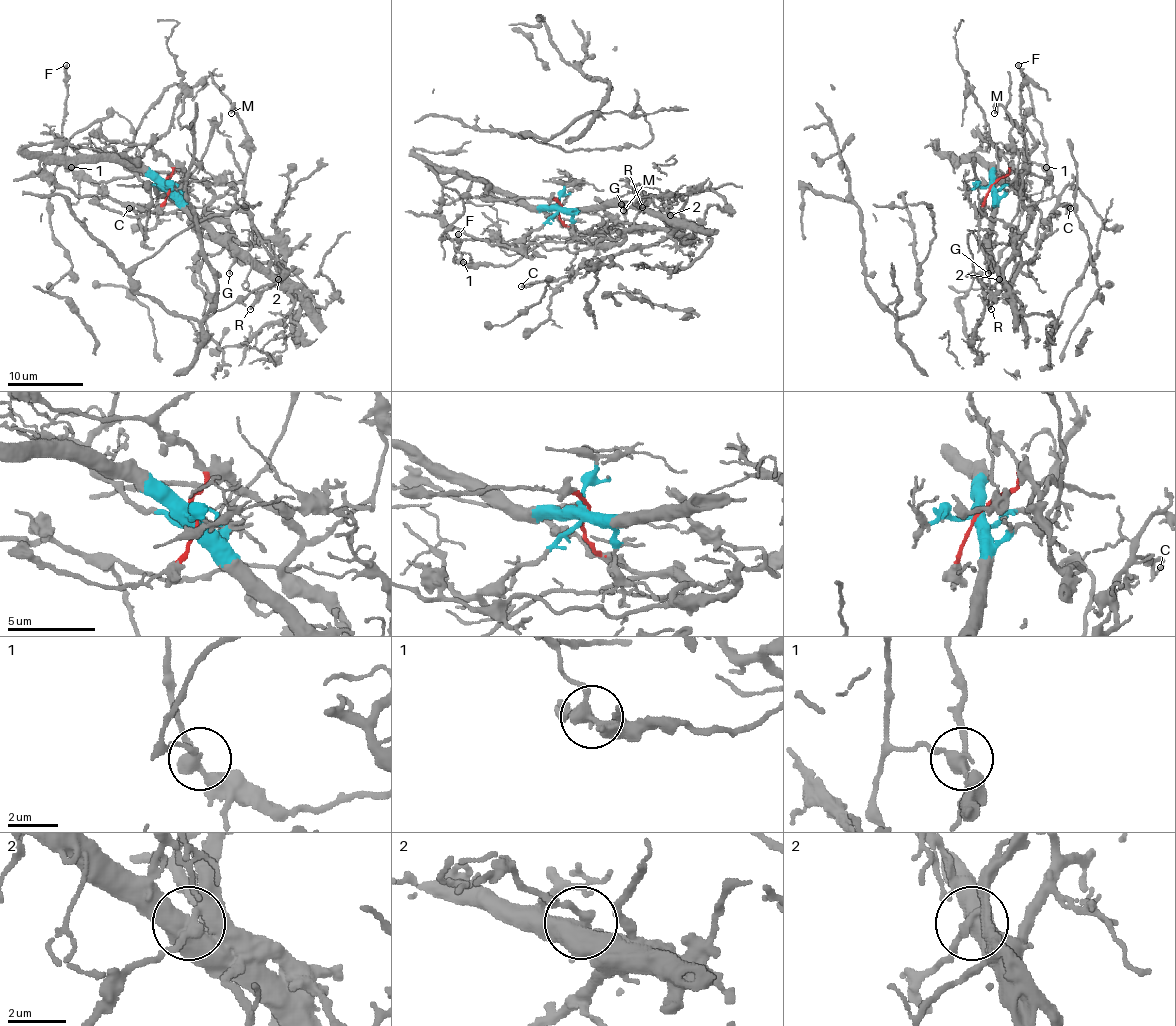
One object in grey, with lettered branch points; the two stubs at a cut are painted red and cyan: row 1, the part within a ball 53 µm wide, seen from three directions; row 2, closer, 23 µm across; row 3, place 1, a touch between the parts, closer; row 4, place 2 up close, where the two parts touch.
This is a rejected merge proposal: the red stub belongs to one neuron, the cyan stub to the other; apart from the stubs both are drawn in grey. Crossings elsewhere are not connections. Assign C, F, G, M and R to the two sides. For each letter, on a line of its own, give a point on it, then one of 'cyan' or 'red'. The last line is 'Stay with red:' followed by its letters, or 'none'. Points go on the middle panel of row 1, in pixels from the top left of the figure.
C: place (521, 286); cyan
F: place (458, 234); red
G: place (621, 204); cyan
M: place (623, 210); red
R: place (642, 207); red
Stay with red: F, M, R

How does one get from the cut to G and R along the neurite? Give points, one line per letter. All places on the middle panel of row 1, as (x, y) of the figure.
G: (560, 209), (605, 209), (620, 203)
R: (560, 209), (568, 226), (600, 233), (600, 245), (619, 243), (636, 228), (675, 226), (653, 201), (641, 207)

